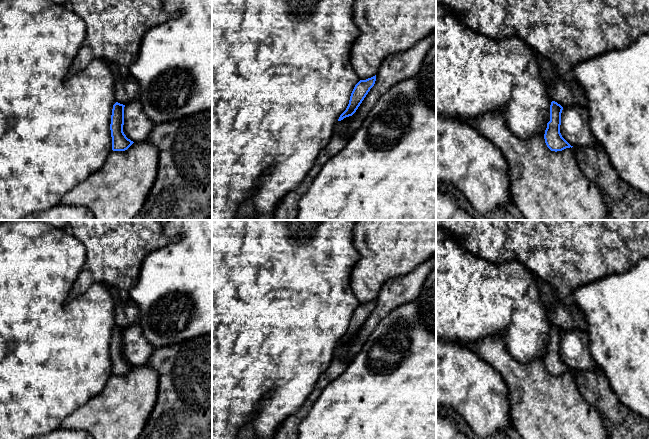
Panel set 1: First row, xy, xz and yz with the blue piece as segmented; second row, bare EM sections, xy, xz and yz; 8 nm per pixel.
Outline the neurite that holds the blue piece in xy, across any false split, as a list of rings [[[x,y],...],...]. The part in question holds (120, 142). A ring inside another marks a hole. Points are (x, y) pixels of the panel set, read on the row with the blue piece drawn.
[[[118,102],[113,105],[110,124],[113,151],[125,151],[134,143],[123,132],[124,107]]]

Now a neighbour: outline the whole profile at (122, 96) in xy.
[[[125,77],[118,80],[115,80],[115,99],[116,102],[126,105],[133,99],[136,99],[134,95],[131,95],[125,88],[125,84],[130,81],[131,77]]]

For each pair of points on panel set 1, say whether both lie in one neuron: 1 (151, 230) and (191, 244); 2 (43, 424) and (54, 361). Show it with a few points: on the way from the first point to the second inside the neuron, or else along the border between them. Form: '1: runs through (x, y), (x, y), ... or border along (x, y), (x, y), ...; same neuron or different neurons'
1: border along (162, 230), (168, 236); different neurons
2: runs through (43, 408), (43, 377); same neuron

